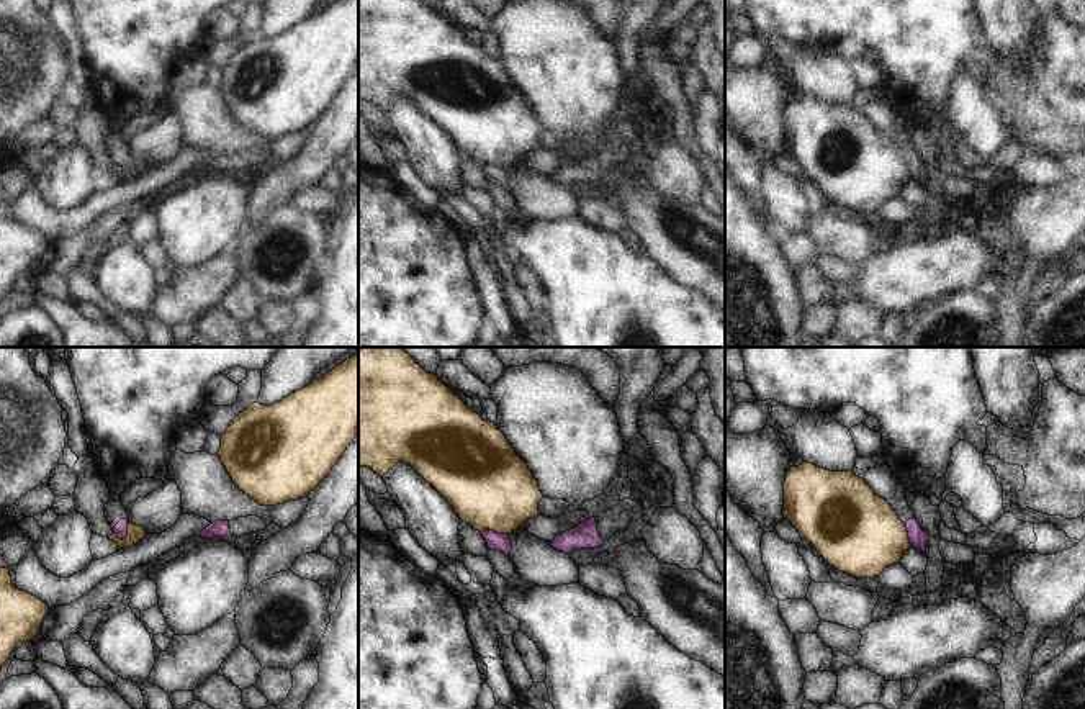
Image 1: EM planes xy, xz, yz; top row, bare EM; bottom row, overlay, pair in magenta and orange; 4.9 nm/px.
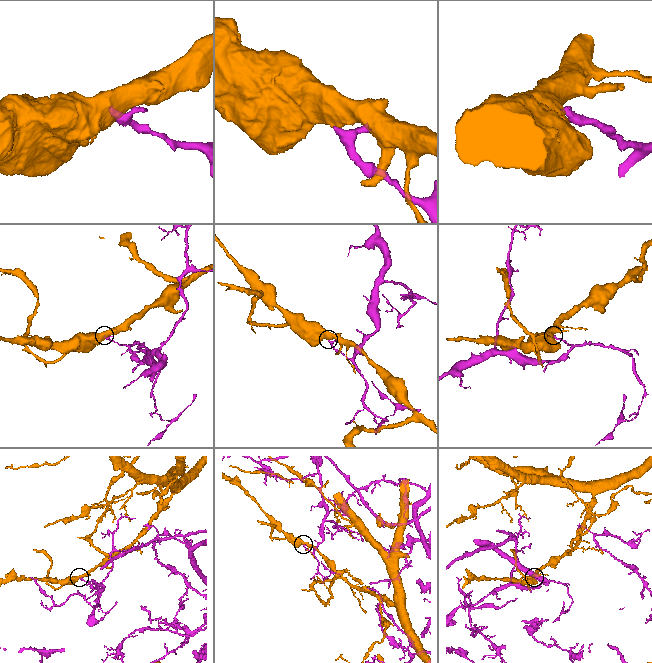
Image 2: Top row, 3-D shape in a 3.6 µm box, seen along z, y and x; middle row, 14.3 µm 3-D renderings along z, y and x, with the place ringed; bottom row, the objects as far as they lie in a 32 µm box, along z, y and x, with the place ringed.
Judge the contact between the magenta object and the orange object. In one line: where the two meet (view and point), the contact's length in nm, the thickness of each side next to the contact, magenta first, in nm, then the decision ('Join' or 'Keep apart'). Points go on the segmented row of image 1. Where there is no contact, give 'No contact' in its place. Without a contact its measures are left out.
Touches magenta at xz (493, 531). Shared border 140 nm. Thickness 90 nm (magenta) against 420 nm. Keep apart

